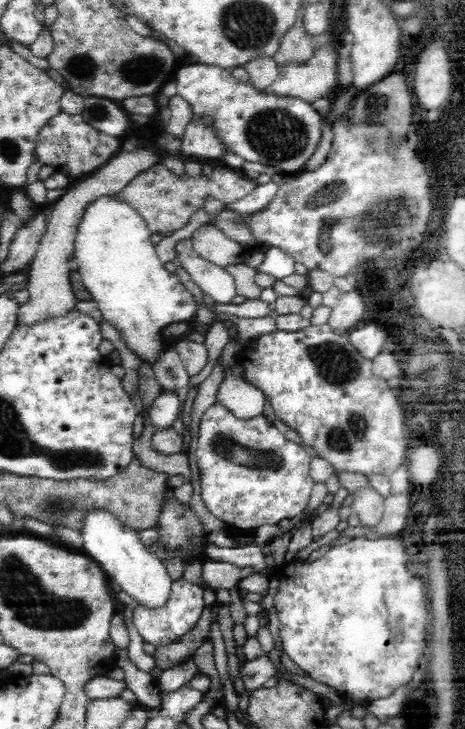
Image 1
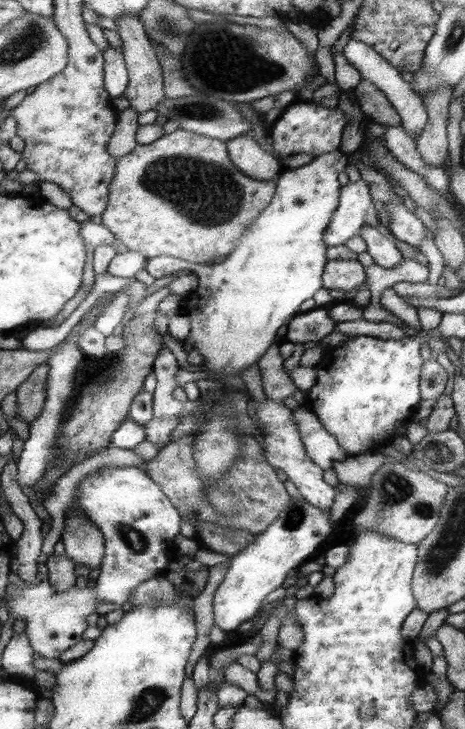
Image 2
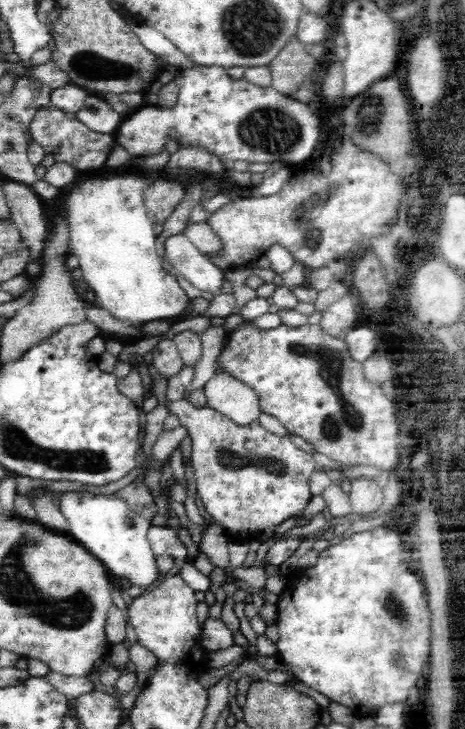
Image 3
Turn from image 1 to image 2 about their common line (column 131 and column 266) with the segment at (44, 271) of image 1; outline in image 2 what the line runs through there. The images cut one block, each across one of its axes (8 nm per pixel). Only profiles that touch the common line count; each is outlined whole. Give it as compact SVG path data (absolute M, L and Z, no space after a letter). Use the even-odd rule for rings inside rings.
M250 134L239 137L229 142L230 158L247 178L254 181L276 181L282 166L276 158L264 152Z

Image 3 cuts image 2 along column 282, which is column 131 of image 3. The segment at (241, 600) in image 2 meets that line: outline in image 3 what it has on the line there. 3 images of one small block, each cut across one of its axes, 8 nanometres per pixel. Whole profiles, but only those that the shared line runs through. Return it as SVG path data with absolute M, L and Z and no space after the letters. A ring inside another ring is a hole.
M68 491L60 497L60 512L69 524L69 534L102 564L107 572L130 580L140 588L148 588L158 580L156 556L147 539L151 522L144 515L132 512L120 497L93 494L88 491Z

